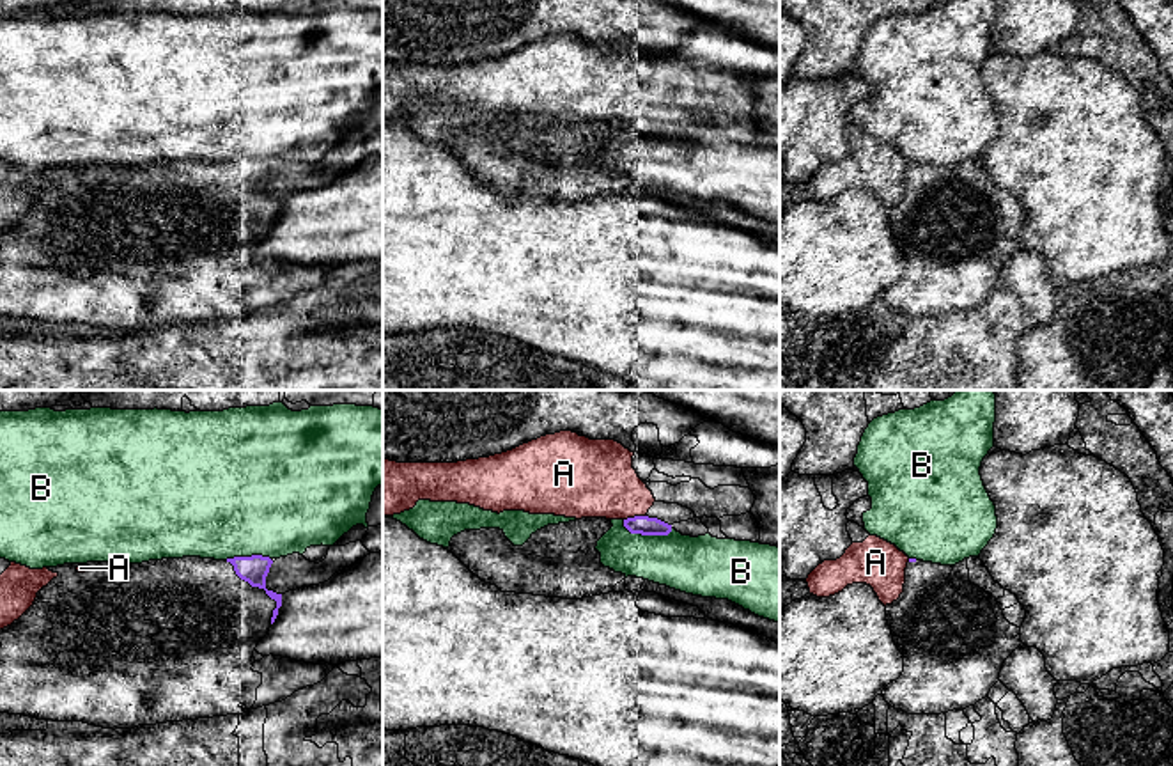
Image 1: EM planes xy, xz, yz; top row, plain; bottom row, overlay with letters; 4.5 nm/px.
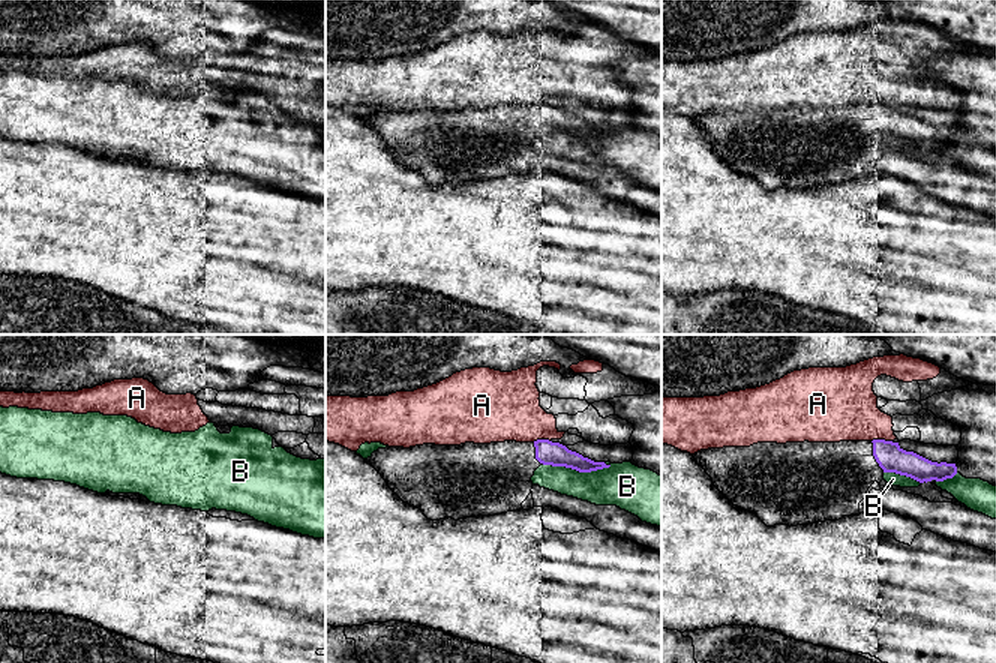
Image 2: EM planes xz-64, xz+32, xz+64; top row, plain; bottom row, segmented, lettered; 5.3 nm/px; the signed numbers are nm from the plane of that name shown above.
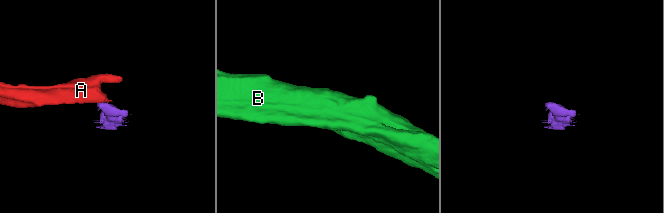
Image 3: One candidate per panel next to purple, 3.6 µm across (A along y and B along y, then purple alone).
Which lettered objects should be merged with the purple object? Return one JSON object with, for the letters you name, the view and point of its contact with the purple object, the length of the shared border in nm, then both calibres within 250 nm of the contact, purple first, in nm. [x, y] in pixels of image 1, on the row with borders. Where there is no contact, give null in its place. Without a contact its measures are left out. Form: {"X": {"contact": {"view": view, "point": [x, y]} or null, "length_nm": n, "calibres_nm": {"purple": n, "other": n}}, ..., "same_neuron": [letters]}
{"same_neuron": []}

